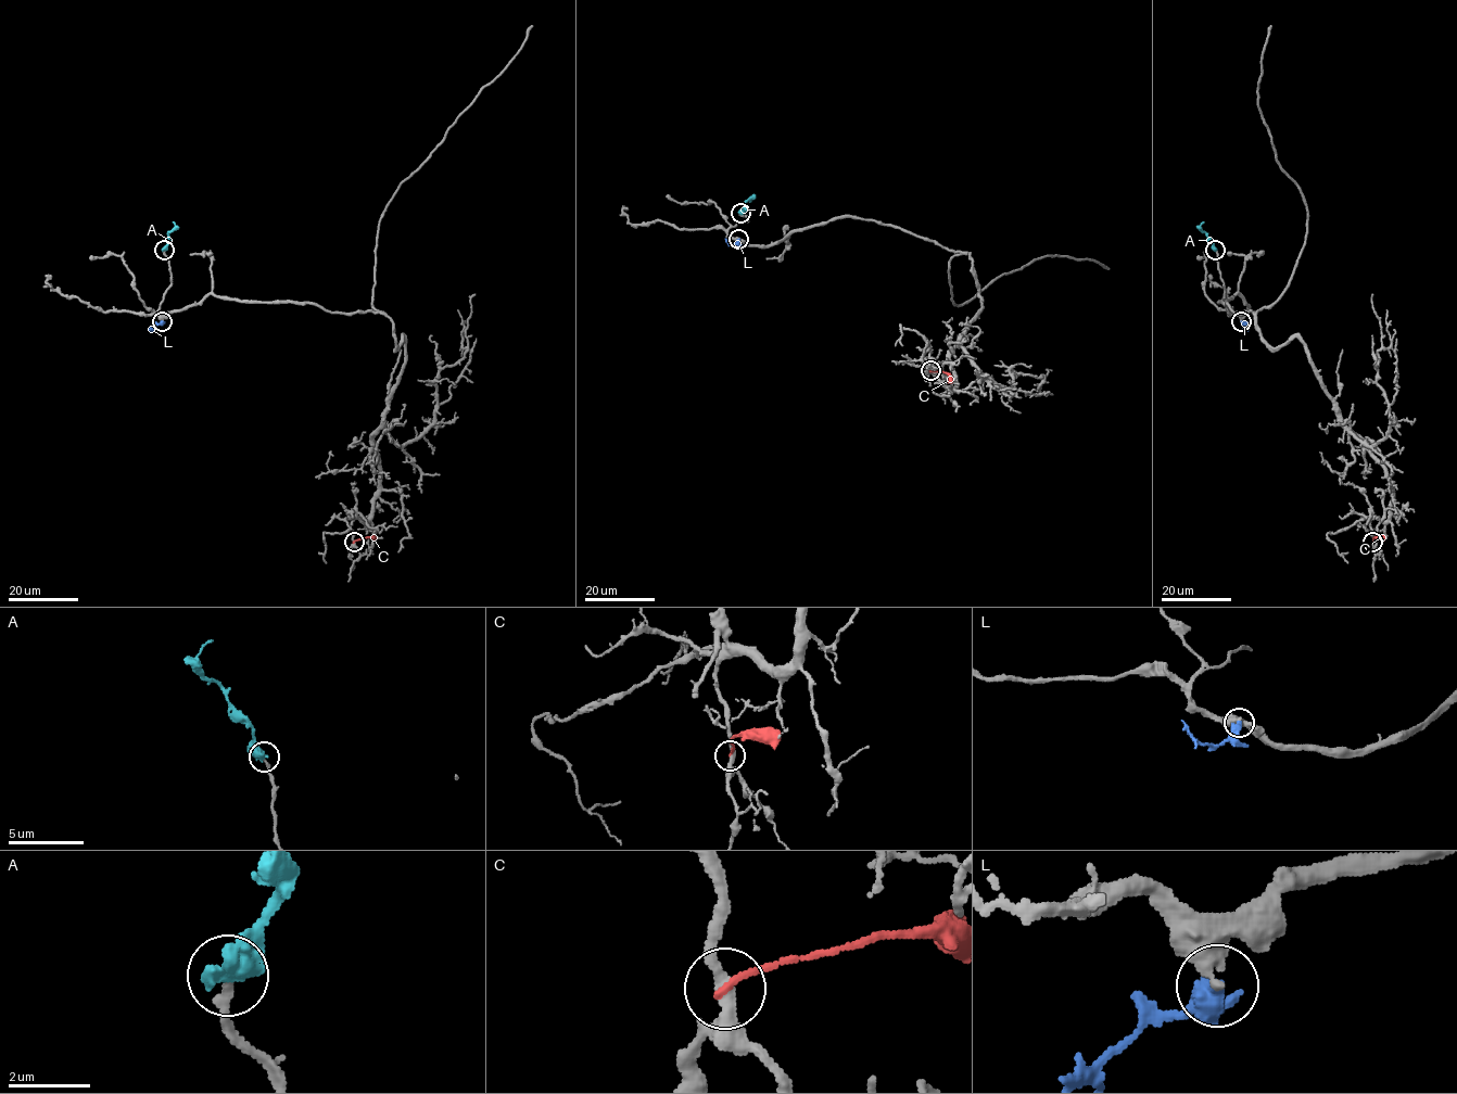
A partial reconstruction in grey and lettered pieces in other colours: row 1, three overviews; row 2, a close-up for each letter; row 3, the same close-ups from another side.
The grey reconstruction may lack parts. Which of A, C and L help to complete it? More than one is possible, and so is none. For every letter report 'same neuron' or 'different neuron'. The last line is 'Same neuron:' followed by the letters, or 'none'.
A: same neuron
C: different neuron
L: different neuron
Same neuron: A

